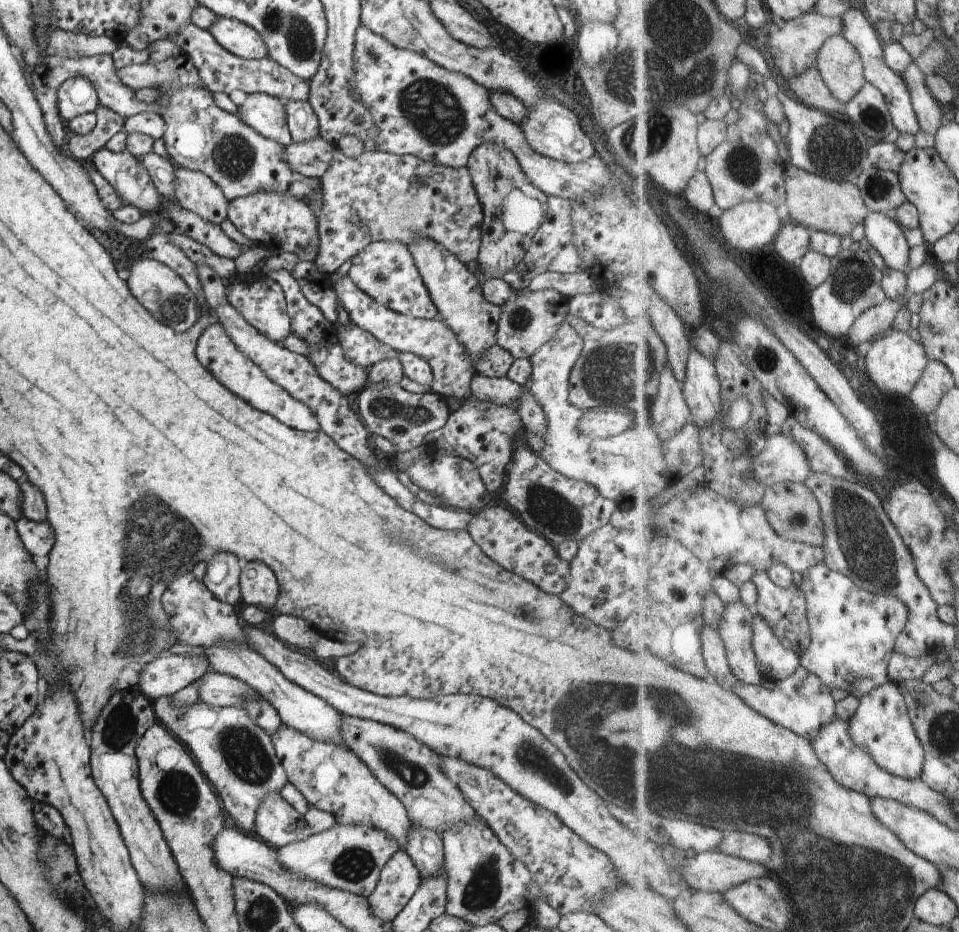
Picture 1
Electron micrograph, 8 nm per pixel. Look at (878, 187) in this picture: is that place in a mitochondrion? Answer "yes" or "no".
yes

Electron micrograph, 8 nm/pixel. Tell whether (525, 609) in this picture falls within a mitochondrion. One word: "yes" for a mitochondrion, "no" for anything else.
yes

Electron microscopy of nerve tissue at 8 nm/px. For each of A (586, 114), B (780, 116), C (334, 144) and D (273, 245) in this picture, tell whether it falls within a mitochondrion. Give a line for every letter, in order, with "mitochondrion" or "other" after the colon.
A: other
B: other
C: other
D: other

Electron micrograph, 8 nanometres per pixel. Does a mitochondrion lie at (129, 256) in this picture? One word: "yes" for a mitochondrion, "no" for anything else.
no

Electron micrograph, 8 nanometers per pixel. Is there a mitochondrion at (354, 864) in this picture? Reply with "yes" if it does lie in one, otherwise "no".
yes

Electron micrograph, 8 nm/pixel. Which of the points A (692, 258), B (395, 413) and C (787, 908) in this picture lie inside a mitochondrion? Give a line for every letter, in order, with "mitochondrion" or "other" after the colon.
A: other
B: mitochondrion
C: mitochondrion

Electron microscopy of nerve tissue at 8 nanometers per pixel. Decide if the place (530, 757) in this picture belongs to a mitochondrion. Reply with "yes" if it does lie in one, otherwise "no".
yes

